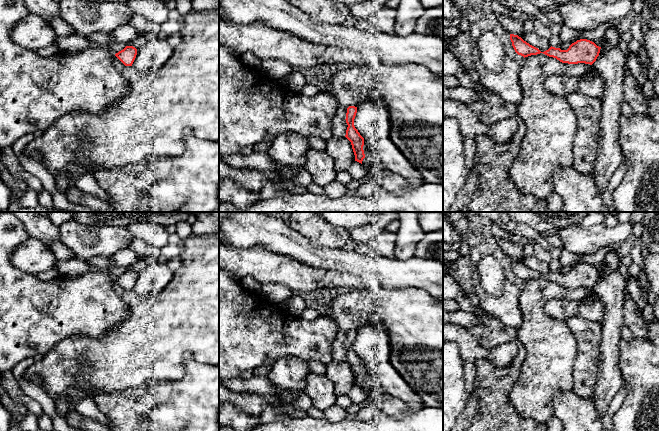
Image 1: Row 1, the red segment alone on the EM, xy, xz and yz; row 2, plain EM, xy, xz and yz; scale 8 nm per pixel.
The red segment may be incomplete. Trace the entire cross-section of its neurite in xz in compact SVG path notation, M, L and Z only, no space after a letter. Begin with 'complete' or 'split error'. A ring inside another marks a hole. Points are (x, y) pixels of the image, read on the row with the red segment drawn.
complete; M349 106L346 113L346 123L348 125L345 137L351 142L352 149L355 155L355 161L362 164L365 158L363 146L364 138L360 135L354 126L354 119L357 113L357 107Z

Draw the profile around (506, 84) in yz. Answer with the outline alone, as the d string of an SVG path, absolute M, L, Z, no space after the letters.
M476 43L472 46L472 56L481 85L497 94L506 103L518 105L523 98L518 62L514 58L505 55L501 72L494 73L487 70L481 63Z

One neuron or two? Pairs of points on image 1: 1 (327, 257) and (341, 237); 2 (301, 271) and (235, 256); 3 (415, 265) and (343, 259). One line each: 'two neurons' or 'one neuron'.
1: two neurons
2: one neuron
3: one neuron

